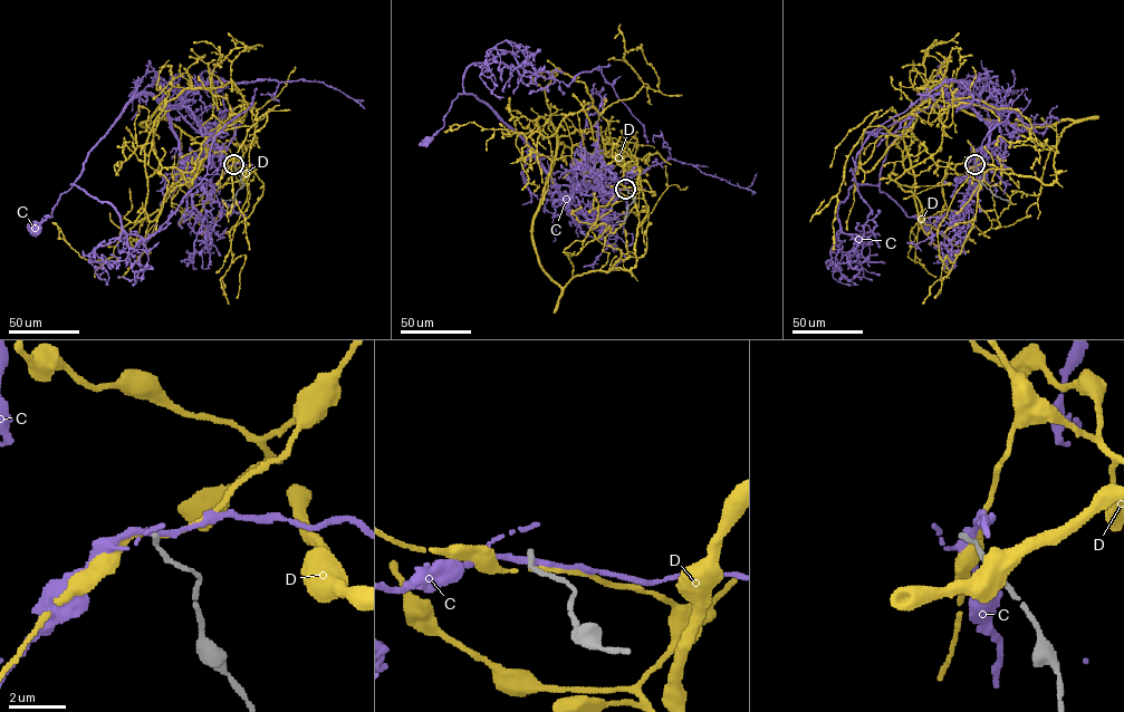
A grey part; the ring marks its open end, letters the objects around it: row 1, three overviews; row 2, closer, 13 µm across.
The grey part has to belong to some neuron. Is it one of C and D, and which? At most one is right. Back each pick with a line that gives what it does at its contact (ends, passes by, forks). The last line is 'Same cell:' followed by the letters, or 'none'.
Same cell: none

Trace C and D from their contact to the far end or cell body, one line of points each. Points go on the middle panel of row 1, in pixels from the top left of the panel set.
C: (625, 189), (601, 196), (576, 192), (564, 203), (530, 146), (470, 94), (459, 94), (444, 125), (428, 140)
D: (625, 189), (635, 266), (559, 287), (536, 119), (584, 109), (634, 214)

